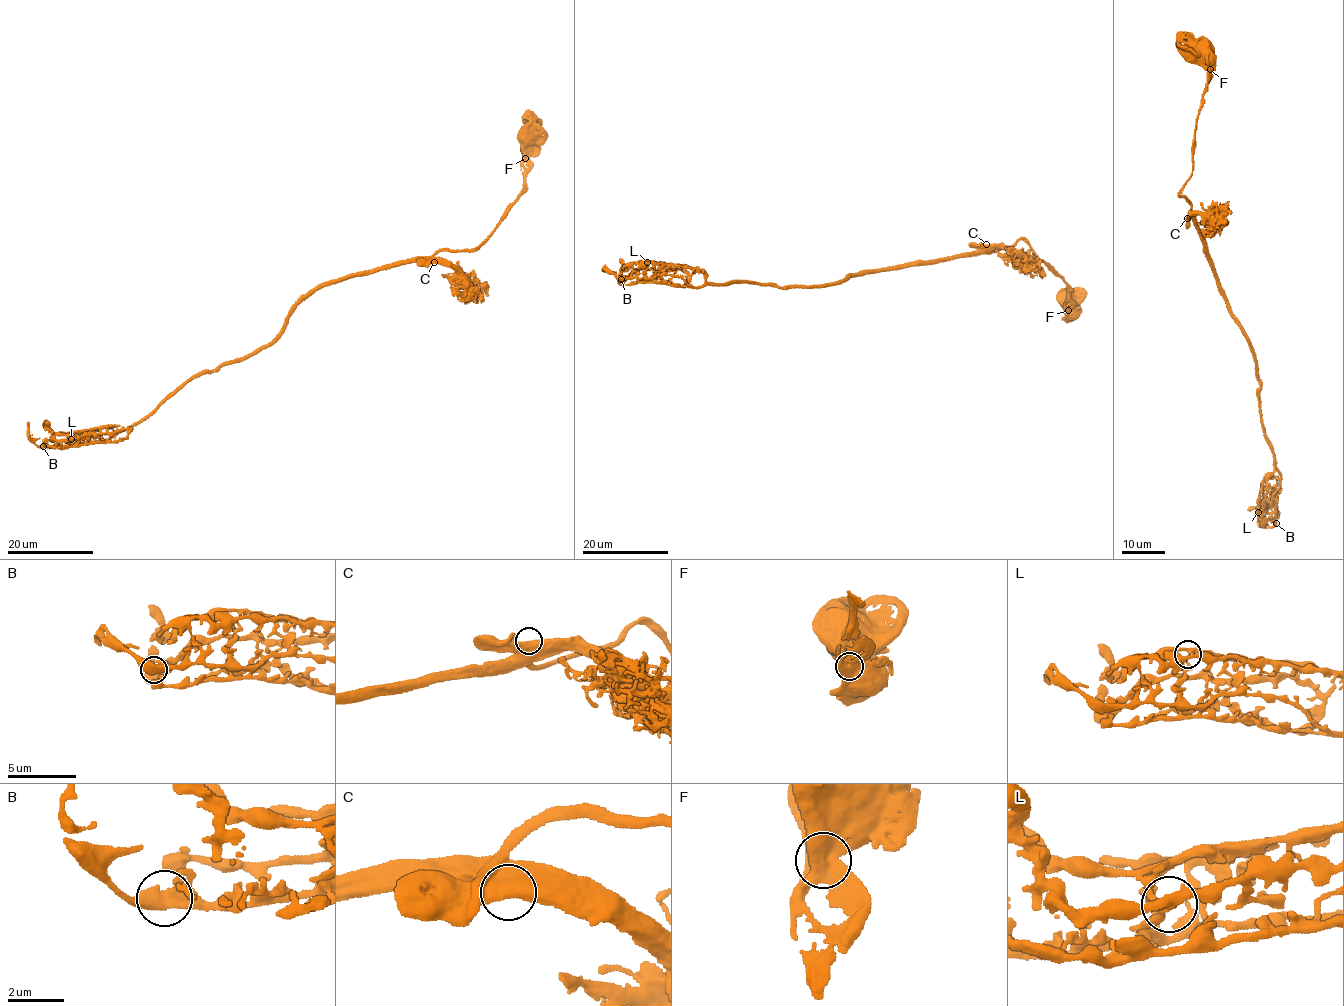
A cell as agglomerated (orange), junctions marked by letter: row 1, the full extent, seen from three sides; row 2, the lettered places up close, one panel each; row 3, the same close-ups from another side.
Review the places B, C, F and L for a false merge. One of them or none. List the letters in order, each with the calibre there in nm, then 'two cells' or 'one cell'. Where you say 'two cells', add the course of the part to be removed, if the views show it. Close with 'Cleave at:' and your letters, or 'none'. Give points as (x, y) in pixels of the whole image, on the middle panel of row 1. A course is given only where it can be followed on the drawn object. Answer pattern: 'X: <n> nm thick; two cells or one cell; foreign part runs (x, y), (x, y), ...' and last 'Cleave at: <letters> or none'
B: 440 nm thick; one cell
C: 800 nm thick; one cell
F: 480 nm thick; one cell
L: 240 nm thick; one cell
Cleave at: none

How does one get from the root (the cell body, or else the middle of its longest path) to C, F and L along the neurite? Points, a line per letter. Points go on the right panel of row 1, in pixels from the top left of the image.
C: (1190, 57), (1209, 70), (1209, 79), (1196, 124), (1192, 174), (1179, 193), (1191, 206), (1187, 218)
F: (1190, 57), (1191, 61), (1201, 62), (1210, 69)
L: (1190, 57), (1209, 79), (1192, 174), (1179, 195), (1261, 382), (1274, 465), (1258, 512)

